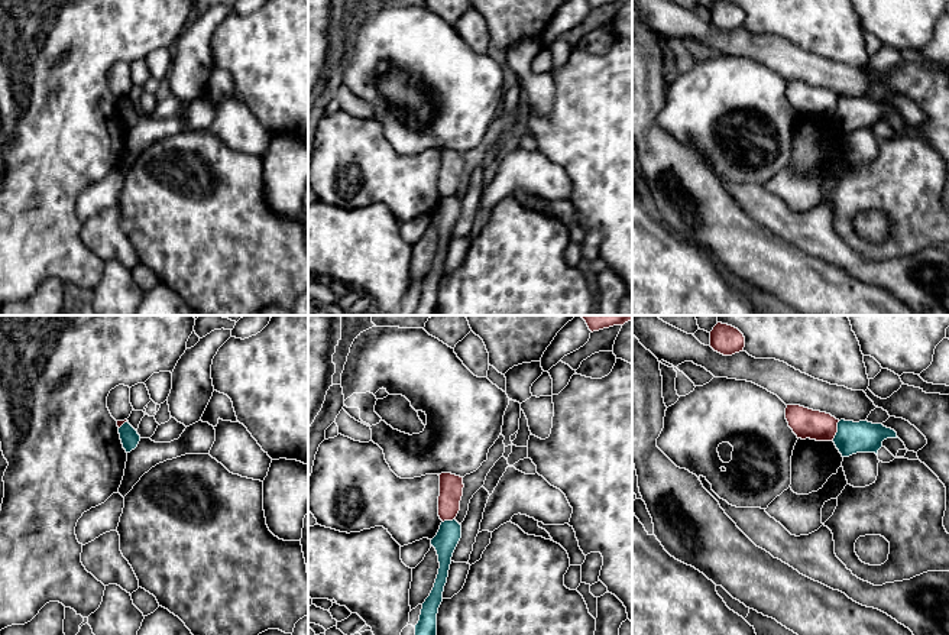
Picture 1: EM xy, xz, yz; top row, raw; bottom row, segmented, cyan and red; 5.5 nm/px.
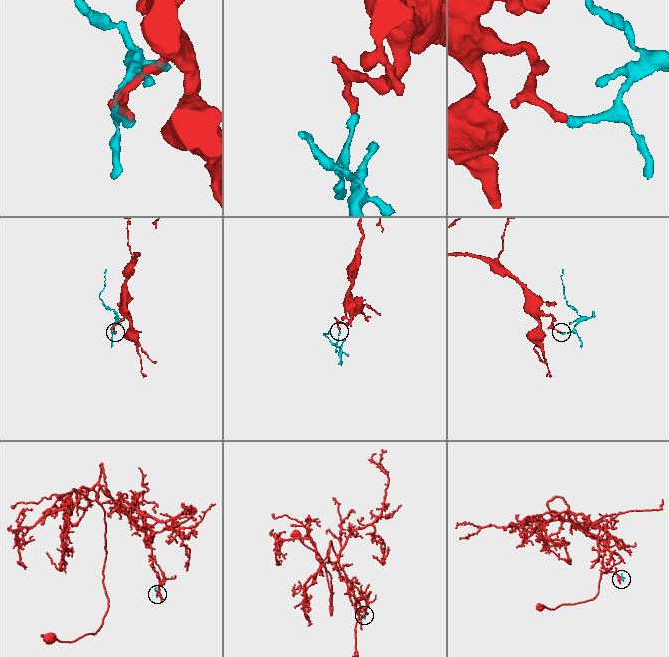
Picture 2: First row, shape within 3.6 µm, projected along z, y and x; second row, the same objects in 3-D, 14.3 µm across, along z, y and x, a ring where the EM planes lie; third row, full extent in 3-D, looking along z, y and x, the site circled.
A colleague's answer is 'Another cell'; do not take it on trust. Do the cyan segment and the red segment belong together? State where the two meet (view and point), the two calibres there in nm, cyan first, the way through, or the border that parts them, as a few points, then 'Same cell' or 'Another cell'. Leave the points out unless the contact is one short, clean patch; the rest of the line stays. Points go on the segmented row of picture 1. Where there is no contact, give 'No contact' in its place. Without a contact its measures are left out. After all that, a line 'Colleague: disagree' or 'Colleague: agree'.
Touches cyan at yz (838, 431). Thickness 180 nm (cyan) against 160 nm. Boundary: yz (839, 421), (838, 431), (832, 440). Another cell
Colleague: agree

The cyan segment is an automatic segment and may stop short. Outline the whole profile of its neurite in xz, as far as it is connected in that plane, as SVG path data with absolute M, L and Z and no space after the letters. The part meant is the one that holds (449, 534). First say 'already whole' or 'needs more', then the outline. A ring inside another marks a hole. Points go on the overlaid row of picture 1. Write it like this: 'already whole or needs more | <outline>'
already whole | M444 521L431 545L438 555L438 574L430 596L422 603L420 621L415 625L415 635L437 635L437 613L443 602L443 592L447 583L453 553L461 538L461 525L453 521Z

